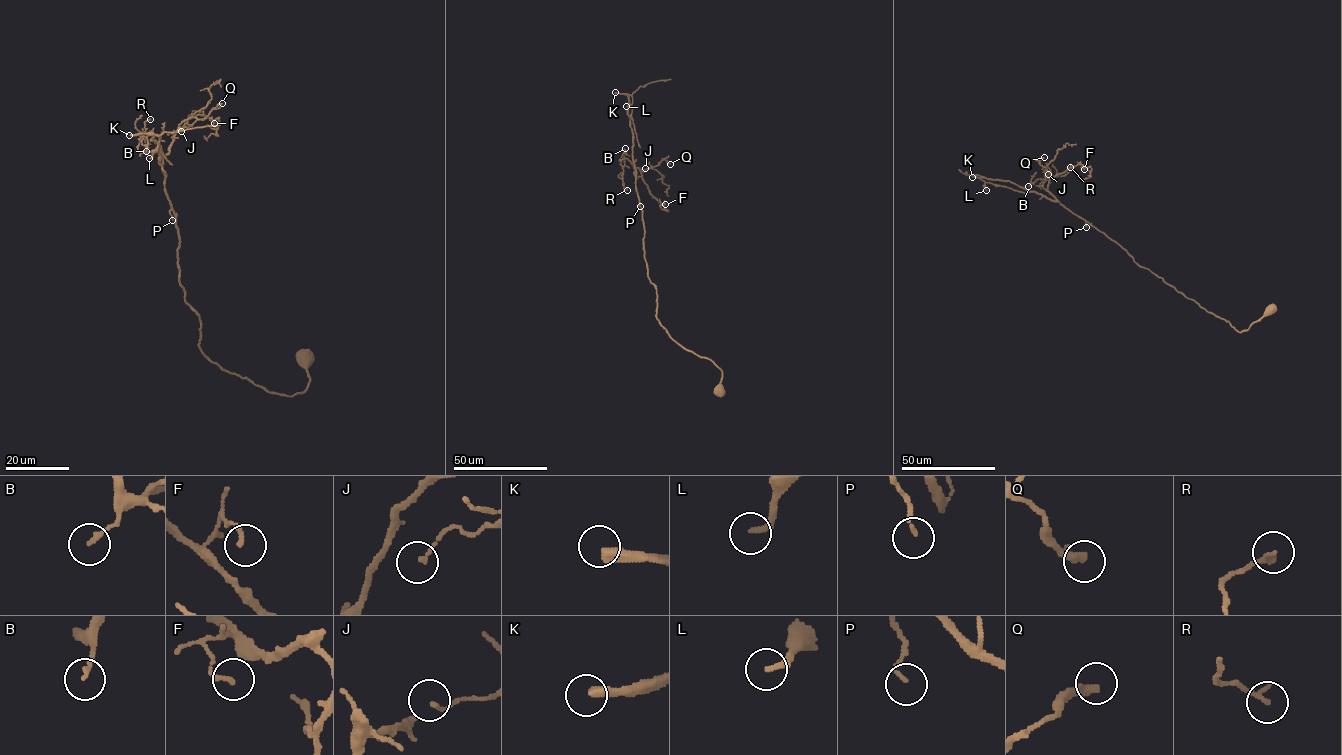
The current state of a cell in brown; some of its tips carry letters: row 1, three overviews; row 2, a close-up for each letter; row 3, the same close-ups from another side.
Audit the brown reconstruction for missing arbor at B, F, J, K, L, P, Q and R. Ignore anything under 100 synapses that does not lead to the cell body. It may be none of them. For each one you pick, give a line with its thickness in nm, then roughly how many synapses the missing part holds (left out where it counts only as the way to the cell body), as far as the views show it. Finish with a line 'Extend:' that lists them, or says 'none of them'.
K: 340 nm thick; about 180 synapses
Extend: K

